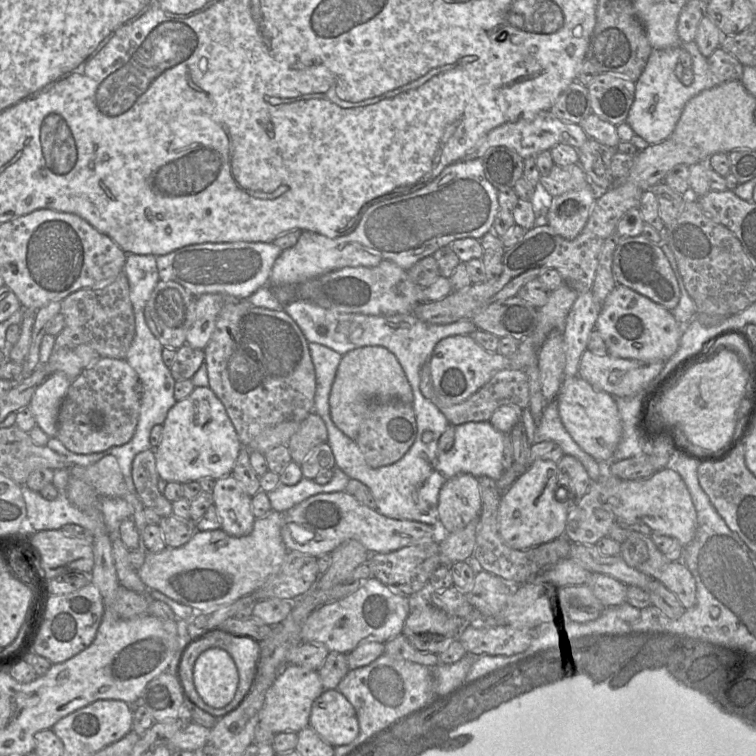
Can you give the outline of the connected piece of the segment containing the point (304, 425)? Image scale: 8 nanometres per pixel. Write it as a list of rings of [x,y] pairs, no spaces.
[[[311,412],[300,423],[298,431],[287,444],[292,461],[301,466],[311,451],[327,443],[327,439],[328,433],[324,421],[318,414]]]

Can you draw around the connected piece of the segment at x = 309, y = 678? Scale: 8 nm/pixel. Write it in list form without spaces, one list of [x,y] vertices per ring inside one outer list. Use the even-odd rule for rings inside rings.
[[[297,665],[284,666],[266,692],[259,724],[267,726],[275,734],[285,731],[298,733],[309,725],[312,704],[324,691],[318,671]]]

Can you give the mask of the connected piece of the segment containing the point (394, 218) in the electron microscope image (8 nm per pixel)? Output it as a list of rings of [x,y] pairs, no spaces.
[[[481,158],[456,161],[445,167],[436,178],[421,189],[369,207],[357,227],[347,235],[330,238],[317,232],[302,231],[297,243],[282,250],[275,260],[267,285],[297,285],[344,267],[374,267],[383,261],[394,262],[407,271],[419,260],[432,256],[438,249],[449,246],[455,240],[480,240],[487,233],[493,232],[494,221],[500,210],[498,192],[499,190],[487,180]]]

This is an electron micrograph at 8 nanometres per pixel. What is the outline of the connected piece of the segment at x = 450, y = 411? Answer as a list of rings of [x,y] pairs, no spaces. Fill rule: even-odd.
[[[428,360],[420,369],[420,390],[423,396],[432,401],[453,425],[489,421],[494,411],[502,405],[517,405],[524,409],[528,408],[530,402],[528,377],[523,370],[500,370],[469,398],[459,403],[452,403],[446,402],[435,391]]]

